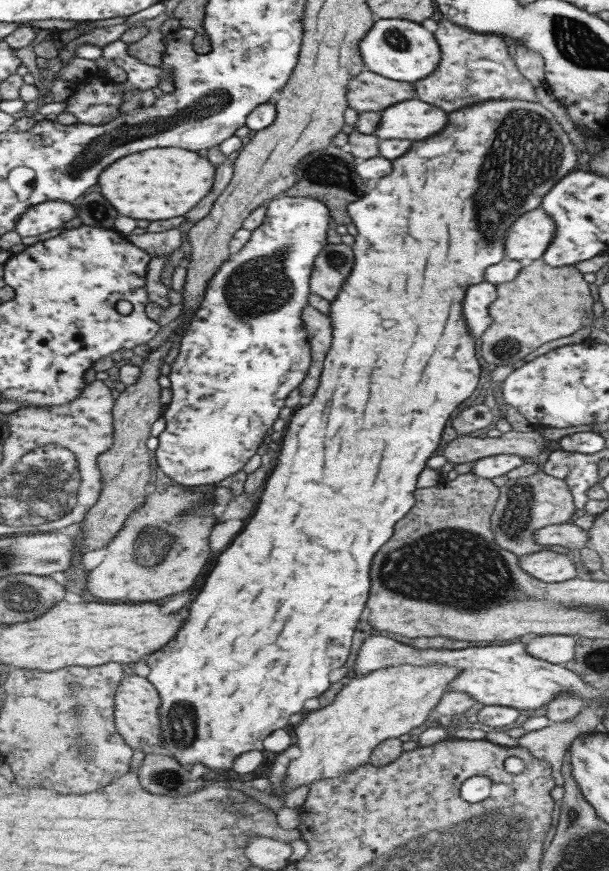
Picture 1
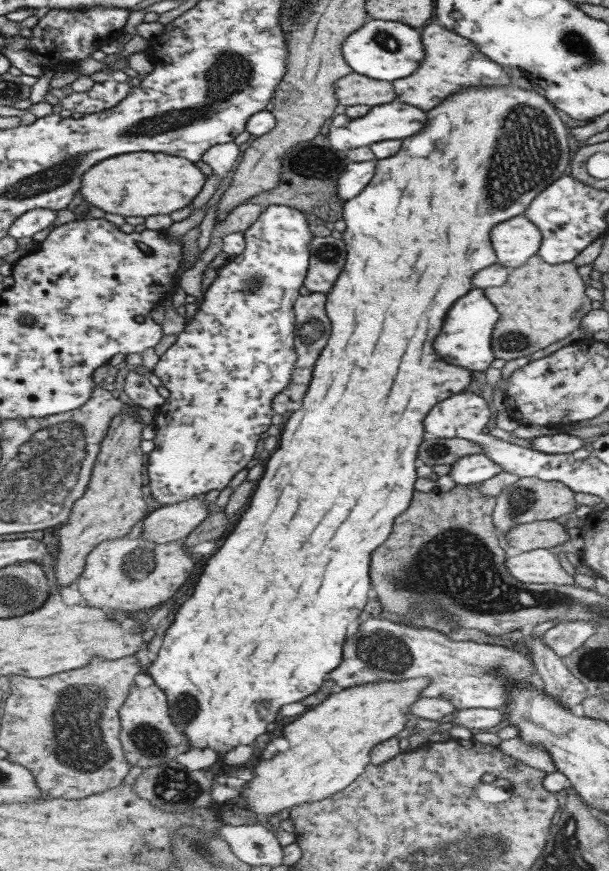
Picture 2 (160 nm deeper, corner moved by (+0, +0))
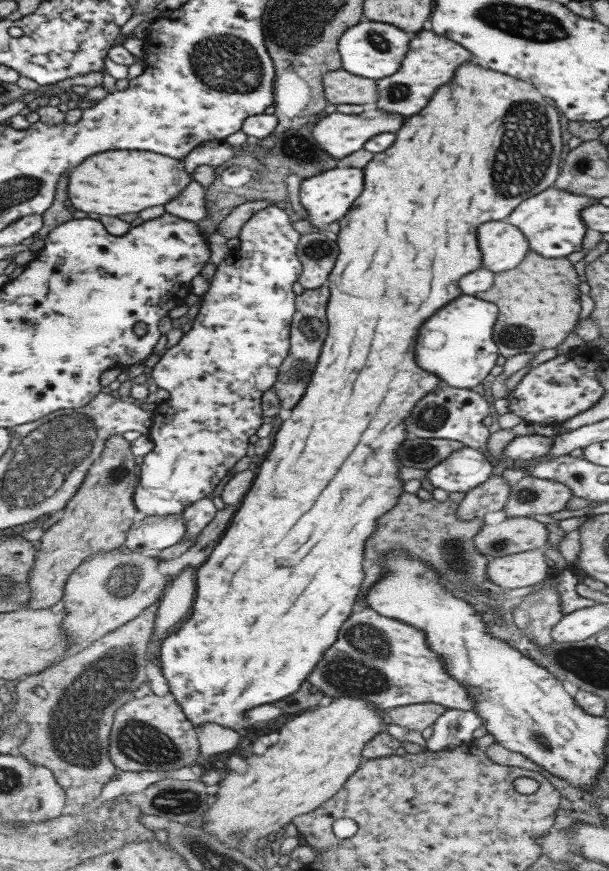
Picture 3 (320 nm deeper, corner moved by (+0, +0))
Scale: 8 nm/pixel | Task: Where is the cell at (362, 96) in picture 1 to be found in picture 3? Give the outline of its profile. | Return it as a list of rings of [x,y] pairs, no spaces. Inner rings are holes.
[[[343,69],[323,74],[321,80],[326,102],[372,107],[378,98],[375,81],[351,75]]]

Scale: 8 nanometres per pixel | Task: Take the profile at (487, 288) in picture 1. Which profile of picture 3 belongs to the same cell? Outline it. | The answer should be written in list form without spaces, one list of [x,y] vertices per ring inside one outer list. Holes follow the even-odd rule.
[[[461,295],[451,300],[449,304],[439,308],[439,312],[431,314],[431,318],[423,322],[423,328],[419,328],[419,336],[415,338],[415,364],[419,364],[419,368],[423,368],[425,372],[439,377],[450,387],[470,389],[479,385],[483,378],[490,374],[498,356],[497,347],[492,339],[492,328],[497,315],[495,304],[489,304],[475,296]]]

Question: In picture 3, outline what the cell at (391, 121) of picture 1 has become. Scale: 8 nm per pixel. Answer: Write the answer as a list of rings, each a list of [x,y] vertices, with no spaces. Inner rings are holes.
[[[367,107],[363,112],[356,115],[346,115],[336,110],[330,114],[326,114],[321,118],[316,118],[311,123],[311,136],[319,148],[323,149],[327,155],[333,159],[342,159],[353,152],[363,149],[367,140],[373,135],[378,135],[384,132],[393,133],[398,130],[401,123],[407,116],[401,116],[394,112],[385,112],[380,108]]]

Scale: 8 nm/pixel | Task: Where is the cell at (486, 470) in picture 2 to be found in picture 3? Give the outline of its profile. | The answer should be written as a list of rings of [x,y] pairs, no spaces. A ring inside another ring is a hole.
[[[463,445],[450,452],[439,464],[428,468],[424,478],[433,489],[467,493],[485,482],[493,472],[495,470],[485,454]]]

